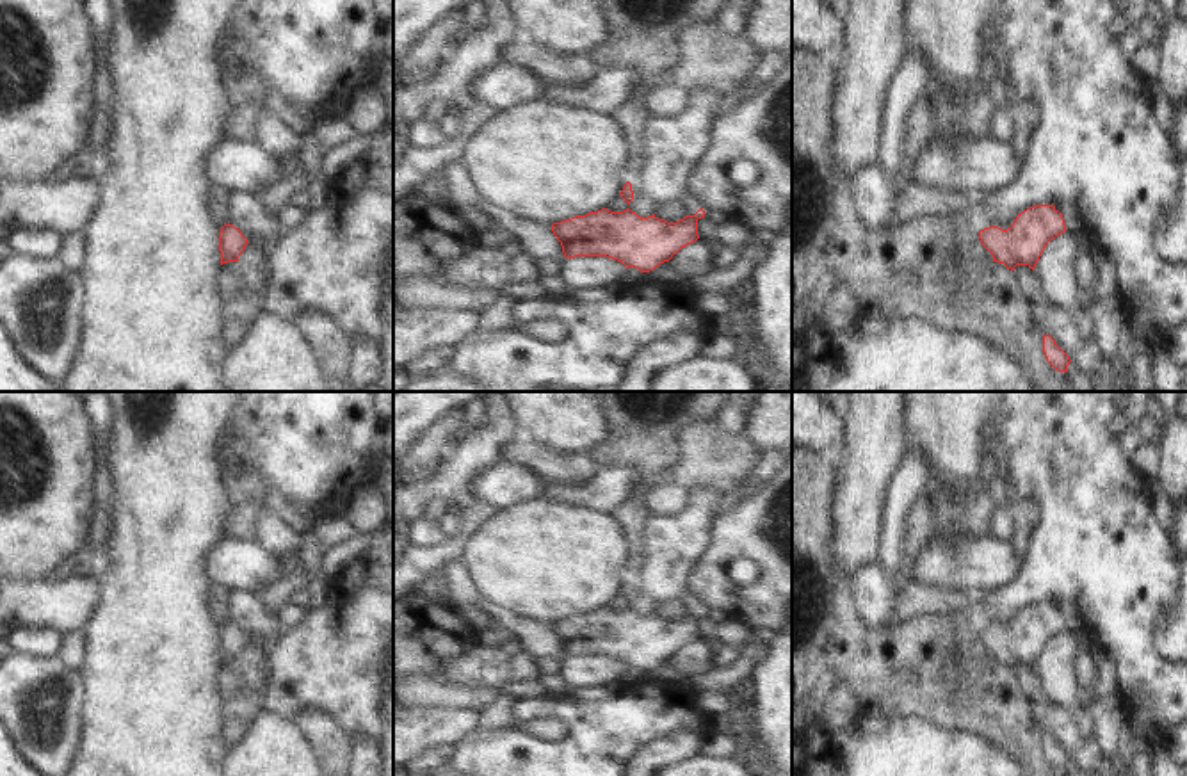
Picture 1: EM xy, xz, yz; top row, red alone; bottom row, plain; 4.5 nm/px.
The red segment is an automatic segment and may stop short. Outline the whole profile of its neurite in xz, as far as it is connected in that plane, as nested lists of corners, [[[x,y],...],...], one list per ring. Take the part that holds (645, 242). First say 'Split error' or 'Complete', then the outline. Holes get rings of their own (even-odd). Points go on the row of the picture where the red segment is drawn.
Split error. [[[689,189],[680,194],[680,201],[687,215],[676,222],[658,219],[655,214],[641,217],[630,208],[623,212],[602,208],[553,222],[552,231],[566,258],[607,256],[626,269],[650,272],[699,238],[698,221],[707,217],[708,208]]]

